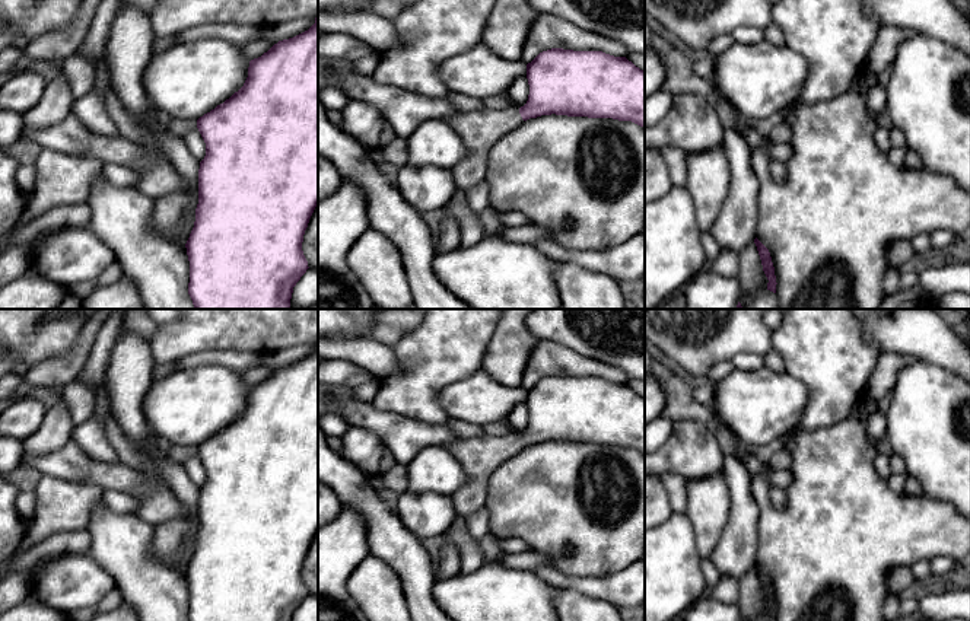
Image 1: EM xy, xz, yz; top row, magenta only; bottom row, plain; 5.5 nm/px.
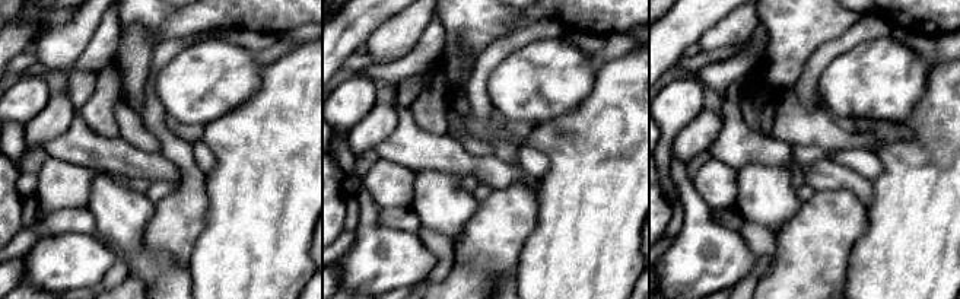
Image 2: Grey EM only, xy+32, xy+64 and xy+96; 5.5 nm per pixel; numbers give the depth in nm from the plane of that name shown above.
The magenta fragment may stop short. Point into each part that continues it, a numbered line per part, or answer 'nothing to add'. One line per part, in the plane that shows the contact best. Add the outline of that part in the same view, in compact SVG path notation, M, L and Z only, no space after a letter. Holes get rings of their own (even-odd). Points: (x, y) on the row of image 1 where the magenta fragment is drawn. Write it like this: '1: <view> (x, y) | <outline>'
1: xz (480, 130) | M518 106L457 112L446 120L462 138L467 155L451 169L457 191L467 192L486 179L487 156L492 146L508 131L522 124Z

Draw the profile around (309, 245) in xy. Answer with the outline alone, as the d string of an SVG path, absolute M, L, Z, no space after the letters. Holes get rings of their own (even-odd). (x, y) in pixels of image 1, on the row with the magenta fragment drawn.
M318 206L315 207L303 235L302 251L308 267L318 270Z

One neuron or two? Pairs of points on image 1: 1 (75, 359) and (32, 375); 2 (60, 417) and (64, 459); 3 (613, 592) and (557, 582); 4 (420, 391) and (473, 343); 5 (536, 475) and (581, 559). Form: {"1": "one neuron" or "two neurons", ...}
{"1": "one neuron", "2": "two neurons", "3": "one neuron", "4": "one neuron", "5": "one neuron"}

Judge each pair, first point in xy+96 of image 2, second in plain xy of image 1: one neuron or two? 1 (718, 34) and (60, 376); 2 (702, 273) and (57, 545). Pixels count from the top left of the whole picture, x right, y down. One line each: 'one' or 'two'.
1: one
2: two

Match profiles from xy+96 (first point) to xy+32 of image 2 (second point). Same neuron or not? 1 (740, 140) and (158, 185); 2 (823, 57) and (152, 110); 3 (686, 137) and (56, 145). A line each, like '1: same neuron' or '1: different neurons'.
1: different neurons
2: same neuron
3: different neurons

